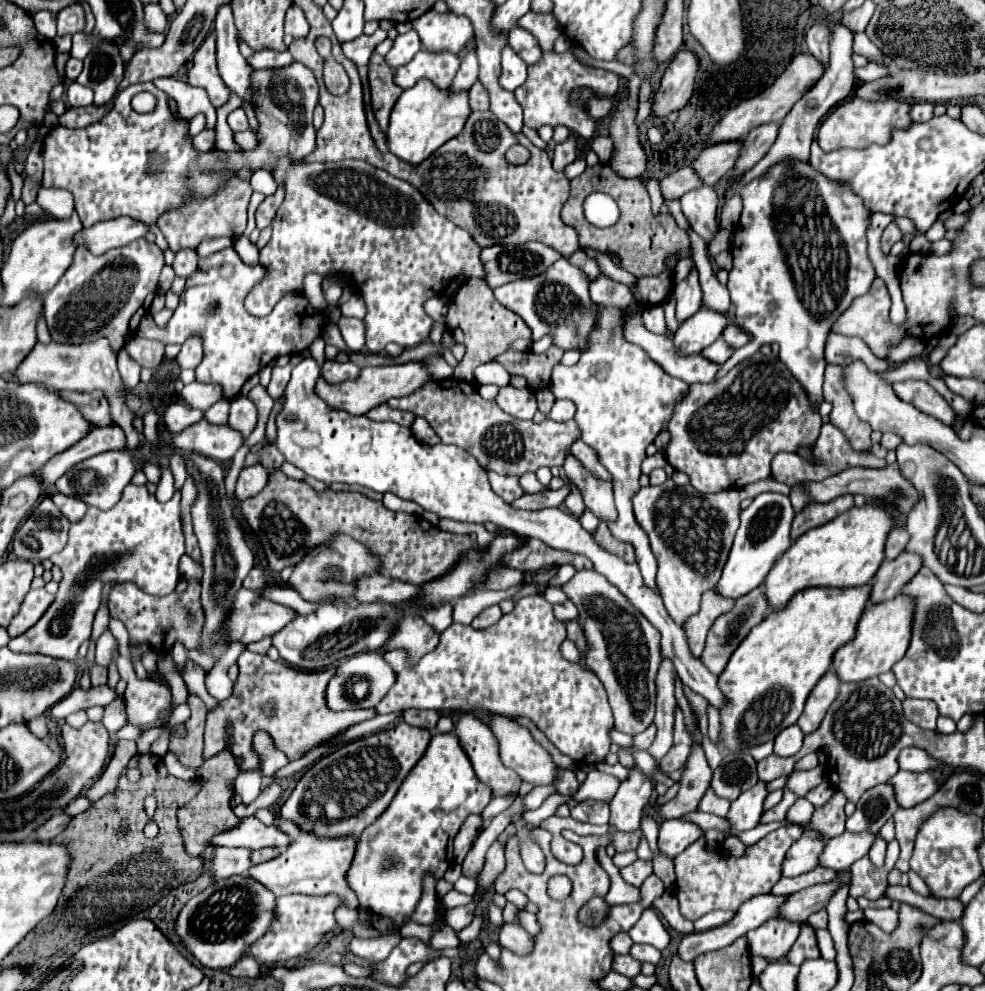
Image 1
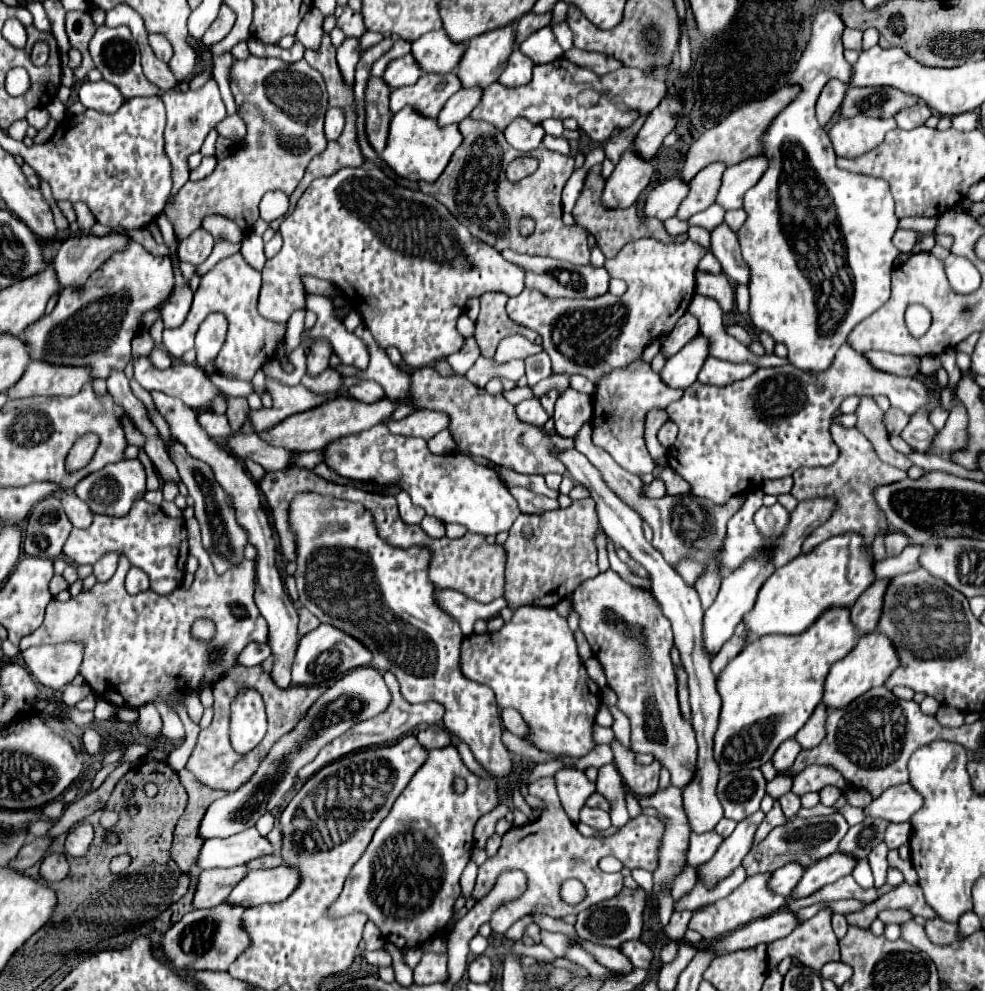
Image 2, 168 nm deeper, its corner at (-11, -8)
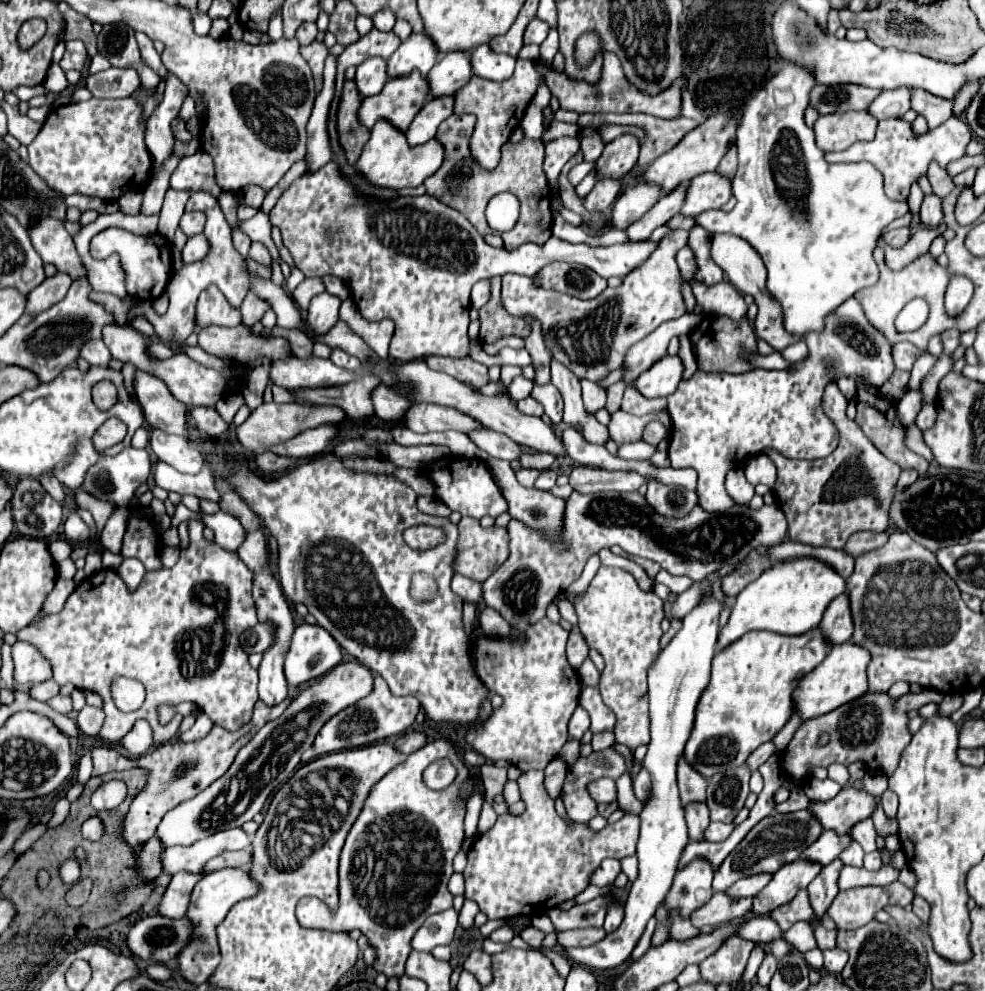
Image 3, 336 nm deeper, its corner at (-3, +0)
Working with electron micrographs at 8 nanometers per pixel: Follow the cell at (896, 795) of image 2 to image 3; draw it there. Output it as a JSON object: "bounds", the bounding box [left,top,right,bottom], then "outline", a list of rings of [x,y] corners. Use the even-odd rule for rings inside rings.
{"bounds":[810,789,878,833],"outline":[[[846,789],[840,791],[834,799],[824,803],[810,803],[814,815],[822,821],[824,829],[834,829],[838,833],[846,833],[868,817],[872,817],[878,801],[874,795],[862,789]]]}

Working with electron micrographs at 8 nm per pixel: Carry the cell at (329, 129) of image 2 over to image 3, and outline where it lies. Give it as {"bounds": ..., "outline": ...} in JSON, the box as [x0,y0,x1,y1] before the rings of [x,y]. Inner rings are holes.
{"bounds":[306,55,338,169],"outline":[[[328,55],[326,69],[324,69],[324,87],[316,97],[314,111],[310,115],[308,123],[308,153],[306,159],[310,159],[308,169],[318,169],[322,163],[328,163],[332,159],[332,147],[330,147],[330,135],[328,135],[328,113],[334,99],[334,83],[336,83],[336,65],[338,57]]]}

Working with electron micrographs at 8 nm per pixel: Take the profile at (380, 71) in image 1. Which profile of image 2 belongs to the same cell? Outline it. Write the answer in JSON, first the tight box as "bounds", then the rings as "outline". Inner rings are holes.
{"bounds":[364,77,392,153],"outline":[[[380,77],[368,79],[366,99],[364,99],[366,137],[376,153],[380,153],[386,147],[388,125],[392,119],[392,113],[388,109],[388,101],[390,101],[390,87],[386,87],[386,83],[382,83]]]}

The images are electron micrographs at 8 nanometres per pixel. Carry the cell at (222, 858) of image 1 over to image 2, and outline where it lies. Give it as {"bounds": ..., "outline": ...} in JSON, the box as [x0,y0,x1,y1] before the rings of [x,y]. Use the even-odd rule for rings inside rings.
{"bounds":[192,867,246,909],"outline":[[[230,867],[230,869],[210,869],[198,875],[198,887],[194,893],[192,907],[194,909],[208,909],[216,907],[226,899],[232,887],[246,875],[246,867]]]}

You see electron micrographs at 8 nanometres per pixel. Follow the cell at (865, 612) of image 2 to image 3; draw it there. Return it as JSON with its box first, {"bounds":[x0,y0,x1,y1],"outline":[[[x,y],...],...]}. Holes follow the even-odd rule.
{"bounds":[820,593,854,645],"outline":[[[848,593],[838,595],[838,599],[834,599],[834,603],[830,603],[830,607],[826,609],[826,615],[822,617],[820,629],[822,629],[822,633],[828,635],[828,641],[832,645],[852,639],[854,621],[852,621],[852,613],[850,613]]]}

